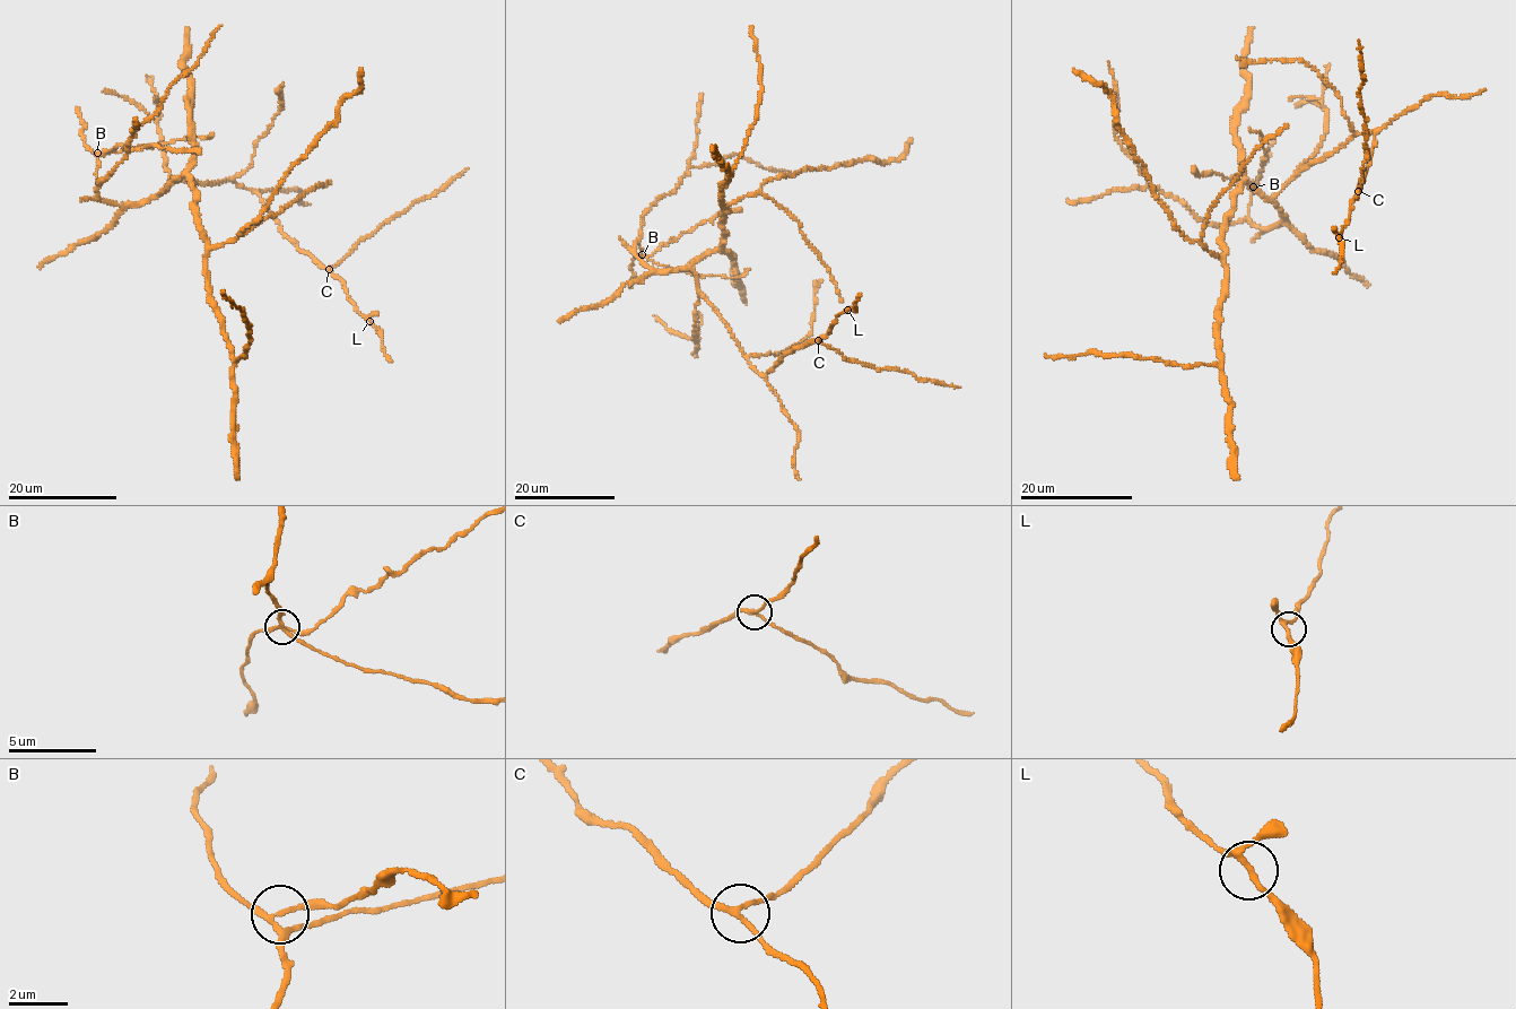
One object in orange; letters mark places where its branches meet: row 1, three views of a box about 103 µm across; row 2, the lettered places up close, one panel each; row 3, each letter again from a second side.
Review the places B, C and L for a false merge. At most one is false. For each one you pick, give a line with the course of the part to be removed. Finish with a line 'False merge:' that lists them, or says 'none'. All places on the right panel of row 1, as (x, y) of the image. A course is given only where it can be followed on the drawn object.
B: foreign part runs (1253, 186), (1252, 181), (1237, 175), (1230, 177), (1193, 171)
False merge: B

